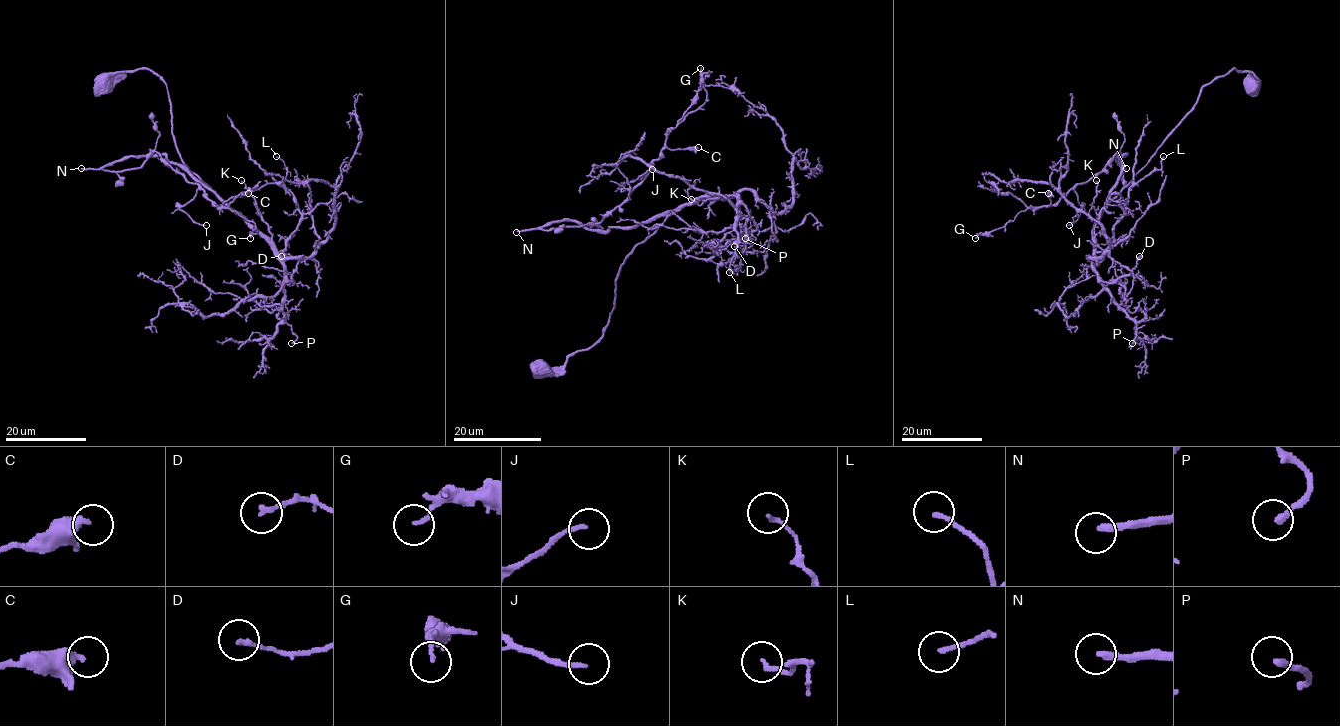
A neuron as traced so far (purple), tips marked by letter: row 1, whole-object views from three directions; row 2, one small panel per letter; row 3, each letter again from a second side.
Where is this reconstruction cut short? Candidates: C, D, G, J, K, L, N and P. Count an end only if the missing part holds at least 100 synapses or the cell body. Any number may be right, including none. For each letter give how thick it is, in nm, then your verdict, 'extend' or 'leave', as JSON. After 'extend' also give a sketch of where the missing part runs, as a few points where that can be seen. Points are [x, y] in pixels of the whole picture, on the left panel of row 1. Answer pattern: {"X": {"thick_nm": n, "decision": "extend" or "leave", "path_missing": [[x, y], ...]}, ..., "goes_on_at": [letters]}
{"C": {"thick_nm": 400, "decision": "leave"}, "D": {"thick_nm": 180, "decision": "leave"}, "G": {"thick_nm": 130, "decision": "leave"}, "J": {"thick_nm": 150, "decision": "leave"}, "K": {"thick_nm": 140, "decision": "leave"}, "L": {"thick_nm": 150, "decision": "leave"}, "N": {"thick_nm": 260, "decision": "extend"}, "P": {"thick_nm": 220, "decision": "leave"}, "goes_on_at": ["N"]}

